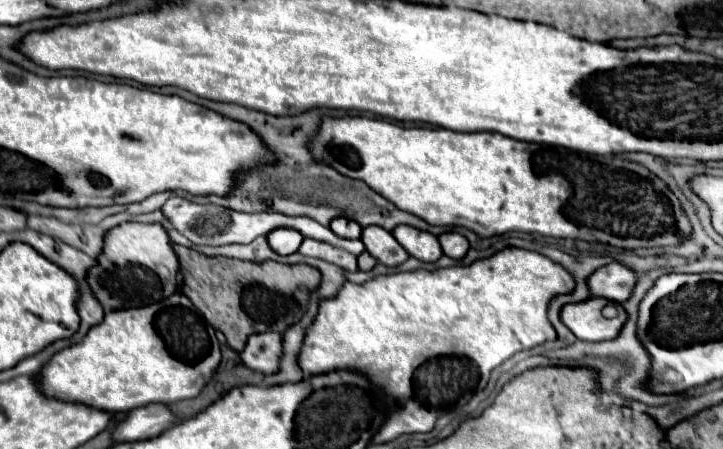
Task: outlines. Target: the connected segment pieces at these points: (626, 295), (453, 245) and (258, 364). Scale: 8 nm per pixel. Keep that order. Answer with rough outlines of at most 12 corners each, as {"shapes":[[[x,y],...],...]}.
{"shapes":[[[621,262],[589,276],[593,296],[619,304],[631,298],[635,270]],[[459,232],[439,236],[443,252],[461,260],[469,250],[469,240]],[[251,334],[243,364],[263,374],[279,372],[283,336]]]}

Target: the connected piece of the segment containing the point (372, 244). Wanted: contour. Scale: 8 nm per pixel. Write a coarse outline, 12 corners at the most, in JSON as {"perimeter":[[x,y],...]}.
{"perimeter":[[379,226],[363,228],[367,252],[385,266],[409,258],[403,246]]}

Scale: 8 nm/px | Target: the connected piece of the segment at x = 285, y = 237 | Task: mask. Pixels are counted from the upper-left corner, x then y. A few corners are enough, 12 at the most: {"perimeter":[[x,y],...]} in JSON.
{"perimeter":[[275,228],[267,236],[279,254],[293,254],[303,242],[293,228]]}

